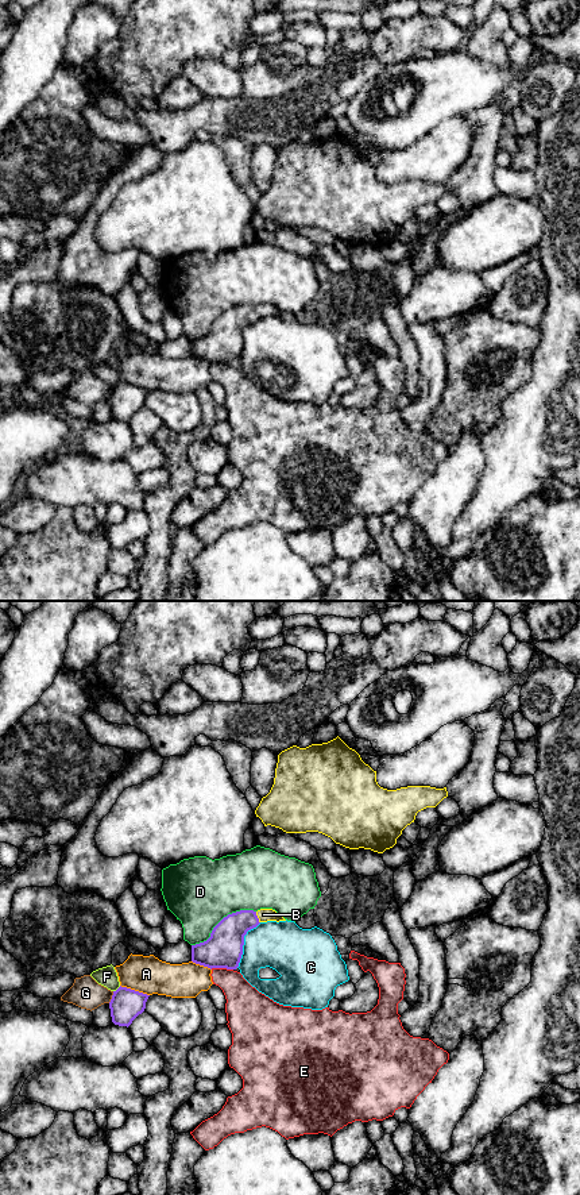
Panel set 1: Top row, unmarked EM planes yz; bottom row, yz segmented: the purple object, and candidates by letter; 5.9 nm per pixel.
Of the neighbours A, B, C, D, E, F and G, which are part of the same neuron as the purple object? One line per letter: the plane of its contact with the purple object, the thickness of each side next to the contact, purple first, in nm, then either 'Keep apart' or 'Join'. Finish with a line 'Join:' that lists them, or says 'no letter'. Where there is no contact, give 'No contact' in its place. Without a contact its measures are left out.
A: Touches purple in yz. Thickness 190 nm (purple) against 220 nm. Keep apart
B: Touches purple in yz. Thickness 200 nm (purple) against 80 nm. Join
C: Touches purple in yz. Thickness 220 nm (purple) against 300 nm. Keep apart
D: Touches purple in yz. Thickness 220 nm (purple) against 420 nm. Keep apart
E: Touches purple in yz. Thickness 220 nm (purple) against 220 nm. Keep apart
F: Touches purple in yz. Thickness 190 nm (purple) against 120 nm. Keep apart
G: Touches purple in yz. Thickness 190 nm (purple) against 190 nm. Keep apart
Join: B

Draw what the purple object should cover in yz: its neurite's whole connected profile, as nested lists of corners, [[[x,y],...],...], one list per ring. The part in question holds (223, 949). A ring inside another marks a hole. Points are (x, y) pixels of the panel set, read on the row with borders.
[[[272,909],[240,910],[228,914],[213,928],[206,941],[192,945],[192,961],[210,970],[236,970],[243,955],[244,936],[267,921],[286,920]]]

